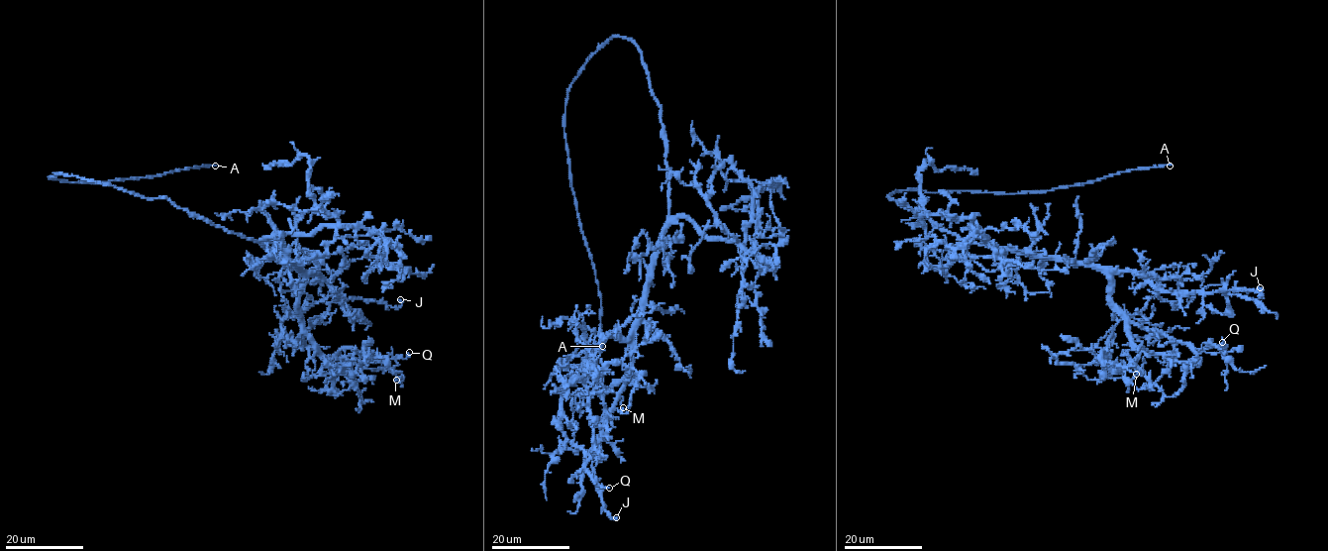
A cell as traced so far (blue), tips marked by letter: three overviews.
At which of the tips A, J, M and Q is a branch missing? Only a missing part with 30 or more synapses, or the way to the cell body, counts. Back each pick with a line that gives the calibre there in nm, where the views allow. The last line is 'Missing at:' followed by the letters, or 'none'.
A: Thickness 280 nm
Missing at: A

